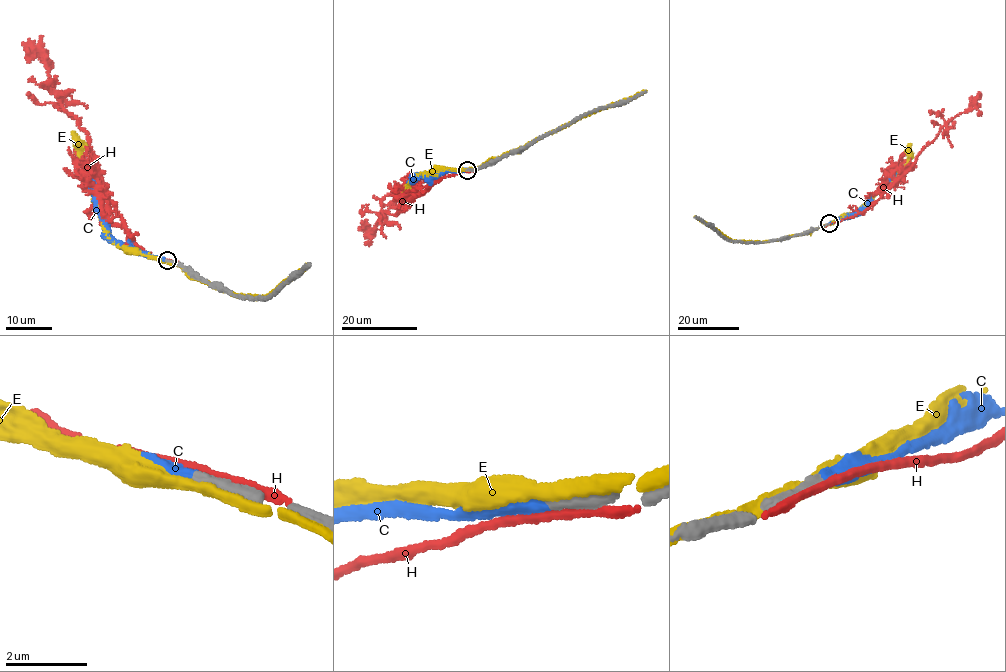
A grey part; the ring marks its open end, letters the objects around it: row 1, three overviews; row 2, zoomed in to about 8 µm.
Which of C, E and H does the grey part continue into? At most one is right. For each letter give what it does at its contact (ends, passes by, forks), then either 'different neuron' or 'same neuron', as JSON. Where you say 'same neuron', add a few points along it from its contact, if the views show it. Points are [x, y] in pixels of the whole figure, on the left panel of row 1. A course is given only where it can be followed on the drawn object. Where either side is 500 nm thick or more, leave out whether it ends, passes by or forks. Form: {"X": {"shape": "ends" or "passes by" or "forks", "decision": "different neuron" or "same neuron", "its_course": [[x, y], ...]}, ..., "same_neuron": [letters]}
{"C": {"shape": "ends", "decision": "same neuron", "its_course": [[168, 260], [111, 241], [85, 170]]}, "E": {"shape": "passes by", "decision": "different neuron"}, "H": {"shape": "passes by", "decision": "different neuron"}, "same_neuron": ["C"]}

